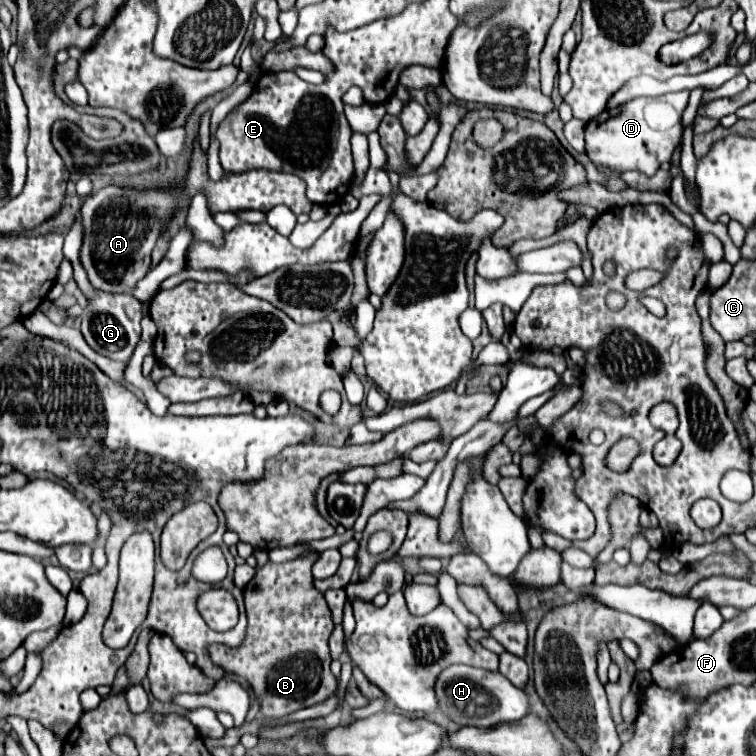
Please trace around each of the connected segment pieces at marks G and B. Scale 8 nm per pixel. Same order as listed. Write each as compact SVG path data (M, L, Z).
M80 219L74 221L74 225L68 229L66 233L66 241L64 241L64 257L72 263L74 267L74 281L76 285L82 289L84 297L86 297L86 309L82 313L82 335L86 339L86 343L98 351L100 355L114 359L114 361L122 361L126 363L128 359L128 347L134 347L140 339L140 317L138 315L130 315L128 317L128 307L144 307L142 301L138 301L132 295L108 295L108 293L100 293L96 289L90 287L88 283L88 275L80 263L80 247L82 247L82 235L84 235L84 227L80 223Z
M306 553L292 561L268 561L264 567L258 567L244 589L248 613L246 641L238 649L224 645L210 647L214 663L222 665L226 673L246 677L252 683L254 695L260 699L260 711L266 717L284 717L312 707L336 691L328 651L328 637L334 623L324 595L312 585L312 565L316 559L318 553Z

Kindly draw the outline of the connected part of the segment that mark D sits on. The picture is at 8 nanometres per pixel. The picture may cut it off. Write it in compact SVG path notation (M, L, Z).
M676 91L658 97L636 97L612 111L602 113L586 123L586 151L594 163L608 165L618 171L640 171L652 177L660 163L670 161L670 155L680 145L682 113L688 105L690 91Z

